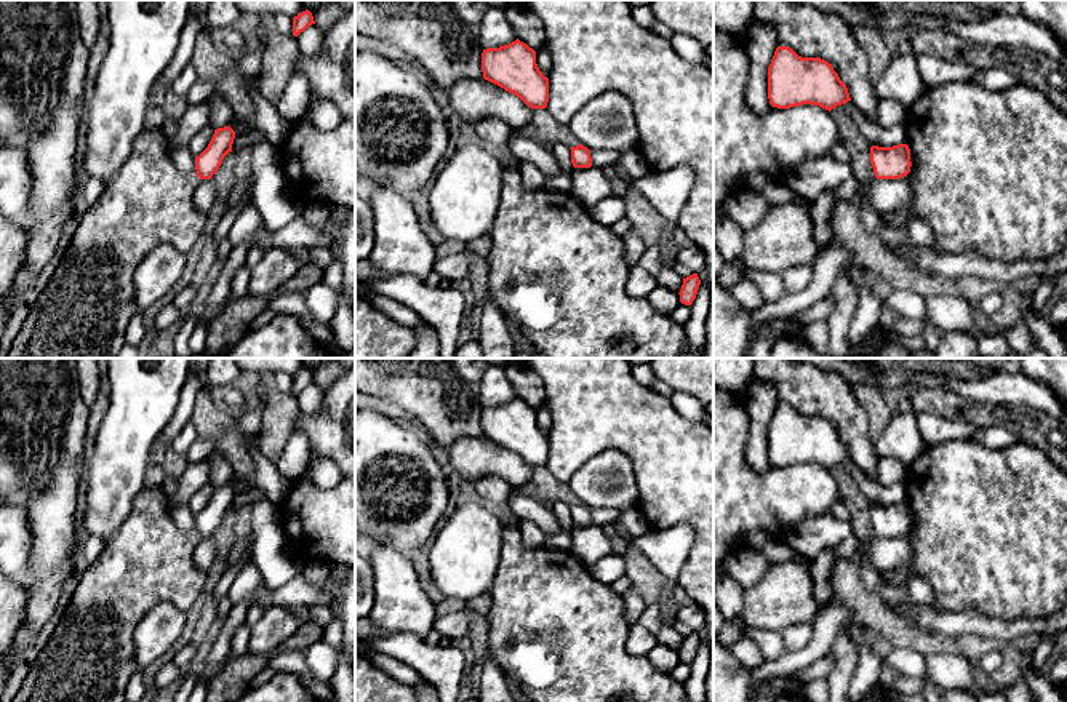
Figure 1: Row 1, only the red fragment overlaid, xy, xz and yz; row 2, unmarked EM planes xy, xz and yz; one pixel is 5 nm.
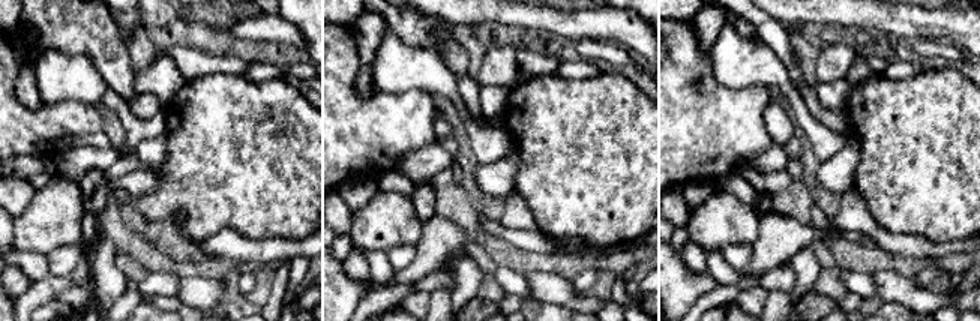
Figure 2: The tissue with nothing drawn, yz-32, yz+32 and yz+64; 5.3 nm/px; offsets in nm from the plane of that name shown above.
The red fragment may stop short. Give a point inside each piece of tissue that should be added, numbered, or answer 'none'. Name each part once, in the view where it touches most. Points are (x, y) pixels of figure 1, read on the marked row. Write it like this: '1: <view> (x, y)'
1: yz (874, 135)

